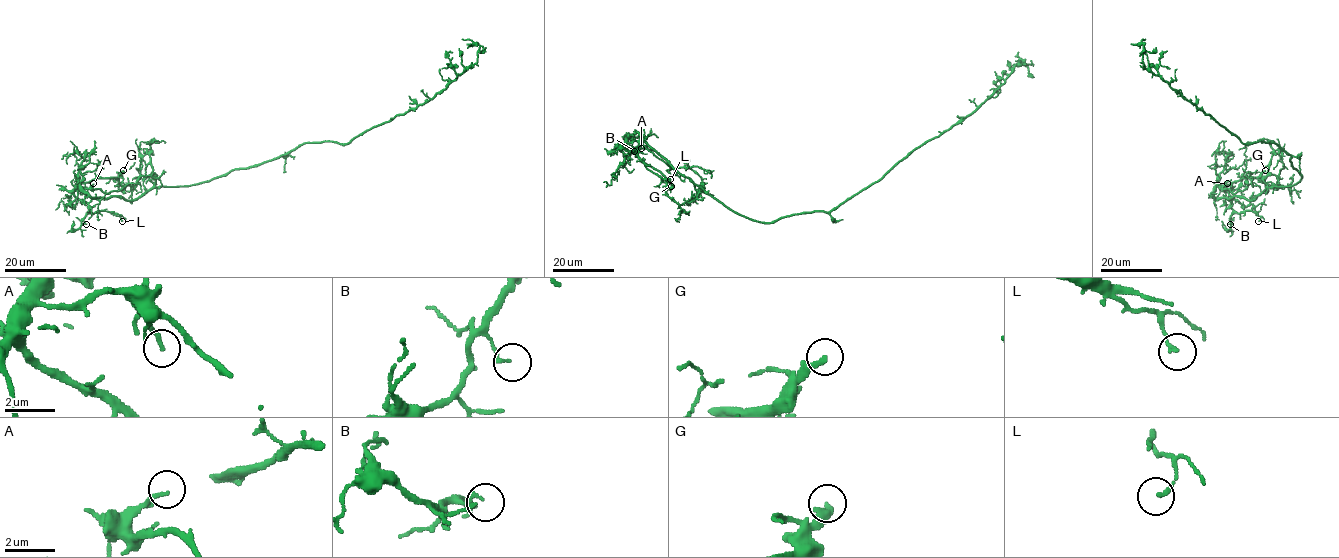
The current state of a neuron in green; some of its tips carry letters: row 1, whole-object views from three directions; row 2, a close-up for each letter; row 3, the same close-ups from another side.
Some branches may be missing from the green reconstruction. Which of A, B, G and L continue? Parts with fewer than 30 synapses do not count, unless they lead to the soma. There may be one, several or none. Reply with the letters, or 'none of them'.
G

